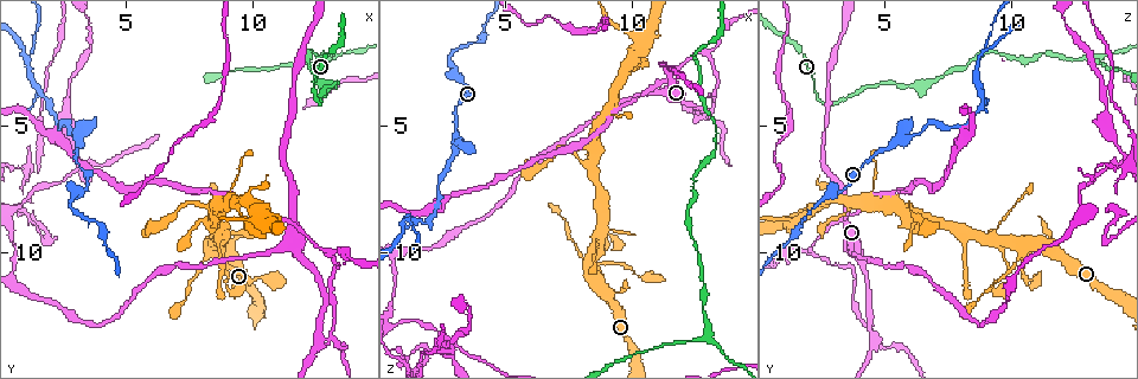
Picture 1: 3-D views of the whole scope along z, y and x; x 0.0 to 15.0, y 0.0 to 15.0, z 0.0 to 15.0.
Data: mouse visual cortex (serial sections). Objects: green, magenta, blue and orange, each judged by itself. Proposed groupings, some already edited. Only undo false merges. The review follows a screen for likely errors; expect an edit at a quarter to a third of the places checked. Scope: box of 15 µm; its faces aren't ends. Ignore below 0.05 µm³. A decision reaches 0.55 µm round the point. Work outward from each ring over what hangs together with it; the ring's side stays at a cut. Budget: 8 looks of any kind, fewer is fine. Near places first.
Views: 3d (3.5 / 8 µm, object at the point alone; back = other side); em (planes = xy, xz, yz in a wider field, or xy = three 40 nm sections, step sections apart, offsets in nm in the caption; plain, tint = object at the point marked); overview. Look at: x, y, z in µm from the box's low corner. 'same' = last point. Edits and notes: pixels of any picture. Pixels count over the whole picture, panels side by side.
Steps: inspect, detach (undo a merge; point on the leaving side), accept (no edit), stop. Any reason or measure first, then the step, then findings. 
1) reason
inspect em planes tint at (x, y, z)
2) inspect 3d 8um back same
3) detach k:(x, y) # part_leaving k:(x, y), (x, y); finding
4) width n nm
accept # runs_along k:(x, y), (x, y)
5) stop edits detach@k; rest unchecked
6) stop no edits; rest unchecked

arms part here
inspect 3d 8um at (1.0, 2.4, 8.7)

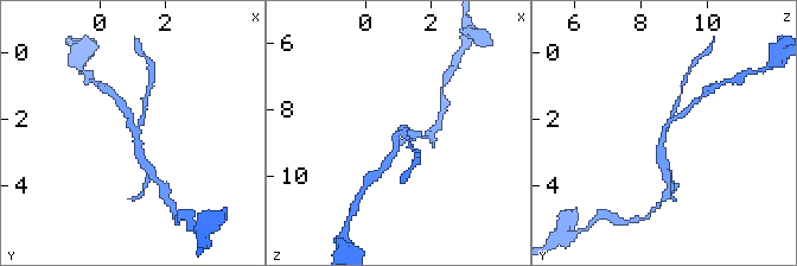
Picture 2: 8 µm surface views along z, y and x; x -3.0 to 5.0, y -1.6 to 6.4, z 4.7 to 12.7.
inspect 3d 3.5um at (1.1, 2.5, 8.6)

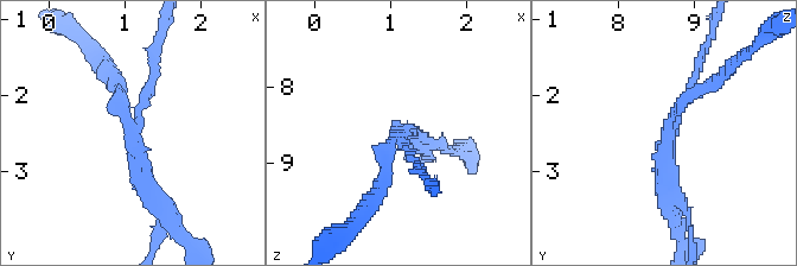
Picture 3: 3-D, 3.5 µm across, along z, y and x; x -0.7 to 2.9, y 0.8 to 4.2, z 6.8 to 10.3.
arms 3; arm_widths 100, 150, 250 nm
inspect em xy step 1 tint at (1.10, 2.50, 8.65)

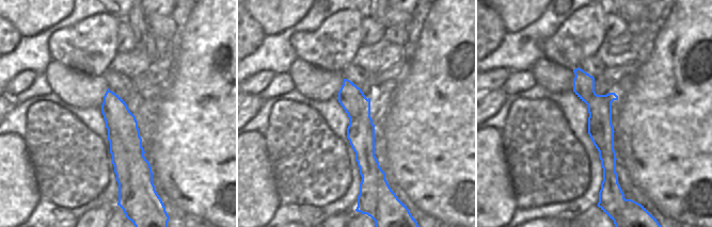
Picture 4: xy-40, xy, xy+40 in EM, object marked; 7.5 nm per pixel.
detach 3:(153, 74) # border 4:(368, 99), (365, 110), (349, 118); two cells meet here

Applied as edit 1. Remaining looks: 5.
inspect 3d 8um at (5.7, 11.3, 7.0)

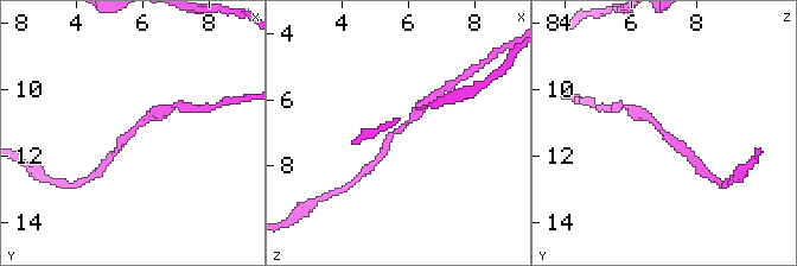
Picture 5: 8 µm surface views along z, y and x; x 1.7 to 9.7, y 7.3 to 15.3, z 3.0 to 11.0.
inspect 3d 3.5um at (5.6, 11.4, 7.1)

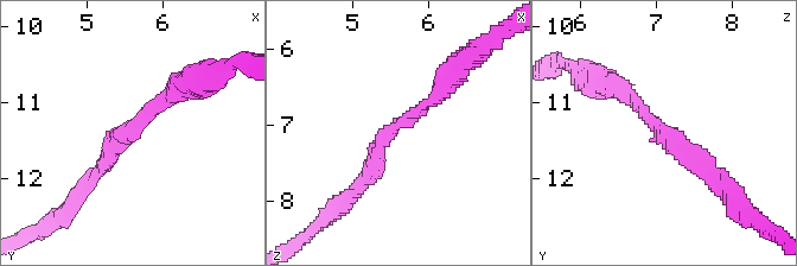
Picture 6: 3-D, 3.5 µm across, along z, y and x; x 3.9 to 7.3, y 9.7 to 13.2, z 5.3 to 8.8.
arm_widths 200, 250 nm
inspect em xy step 1 tint at (5.60, 11.35, 7.05)

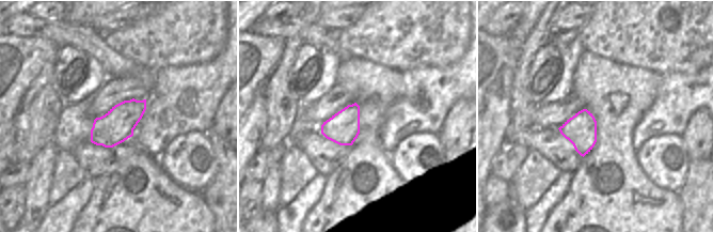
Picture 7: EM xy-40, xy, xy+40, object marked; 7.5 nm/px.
accept # runs_along 6:(616, 86), (709, 172); all the same cell

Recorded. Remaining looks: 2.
three-way junction
inspect 3d 3.5um at (12.9, 2.4, 13.3)

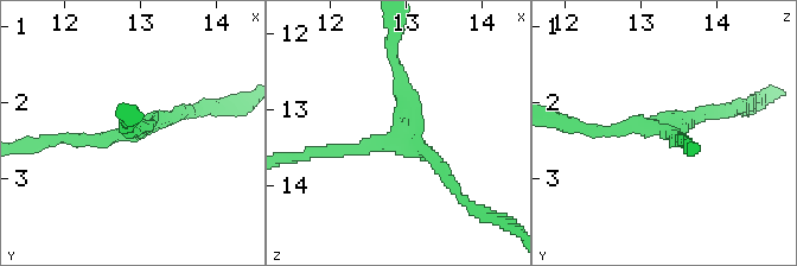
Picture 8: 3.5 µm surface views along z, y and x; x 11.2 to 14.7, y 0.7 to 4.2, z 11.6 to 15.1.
shape alone is not enough
inspect em xy step 2 tint at (12.95, 2.40, 13.30)

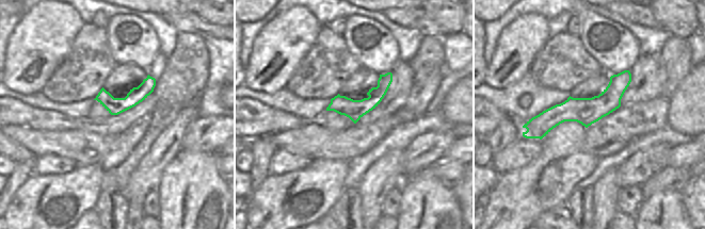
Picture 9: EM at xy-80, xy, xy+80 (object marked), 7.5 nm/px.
arm_widths 150, 150, 200 nm
accept # runs_along 9:(627, 74), (594, 109), (527, 133); one cell here

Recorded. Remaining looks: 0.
stop edits detach@3; rest unchecked

